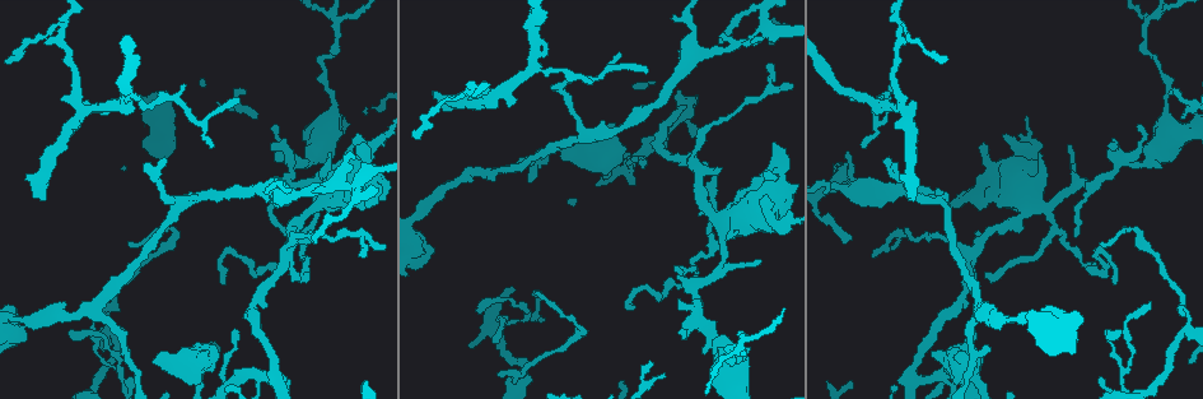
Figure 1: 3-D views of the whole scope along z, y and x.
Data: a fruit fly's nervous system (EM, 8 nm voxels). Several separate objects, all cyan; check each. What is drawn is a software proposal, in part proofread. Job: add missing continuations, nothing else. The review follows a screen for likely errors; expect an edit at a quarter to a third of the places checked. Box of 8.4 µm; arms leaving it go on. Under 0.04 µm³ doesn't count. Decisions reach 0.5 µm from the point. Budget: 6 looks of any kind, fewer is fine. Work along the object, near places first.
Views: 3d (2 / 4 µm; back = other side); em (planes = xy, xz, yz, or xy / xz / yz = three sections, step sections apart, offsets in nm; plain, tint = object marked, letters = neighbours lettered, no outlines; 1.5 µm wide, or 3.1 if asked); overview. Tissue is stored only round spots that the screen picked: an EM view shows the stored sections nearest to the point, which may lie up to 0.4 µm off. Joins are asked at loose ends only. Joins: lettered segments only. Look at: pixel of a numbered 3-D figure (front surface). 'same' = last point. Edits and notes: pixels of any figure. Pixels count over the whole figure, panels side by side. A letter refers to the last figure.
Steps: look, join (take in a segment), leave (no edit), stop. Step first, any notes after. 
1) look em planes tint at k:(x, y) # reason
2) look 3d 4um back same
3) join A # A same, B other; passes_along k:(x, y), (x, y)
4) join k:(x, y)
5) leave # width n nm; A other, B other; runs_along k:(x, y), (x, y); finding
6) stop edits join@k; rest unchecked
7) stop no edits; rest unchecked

look em xy step 4 letters at 1:(616, 56) # branch stops here

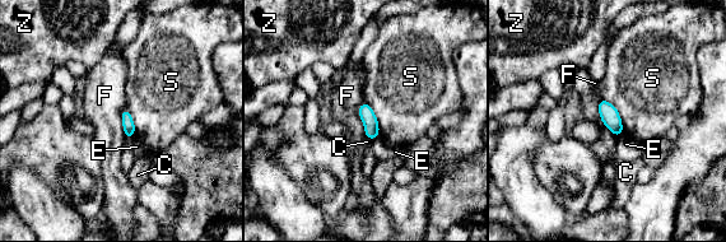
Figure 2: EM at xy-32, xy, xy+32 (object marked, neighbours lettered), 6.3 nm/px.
look em yz step 8 letters same

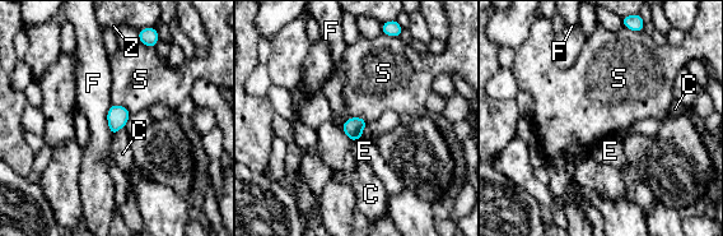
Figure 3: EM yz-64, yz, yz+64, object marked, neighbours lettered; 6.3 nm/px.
leave # longest_contact F 200 nm; C other, E other, F other, S other, Z other; border 3:(111, 105), (107, 125), (112, 137); none of them fits

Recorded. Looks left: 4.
look 3d 2um at 1:(1101, 244) # long arm stops here

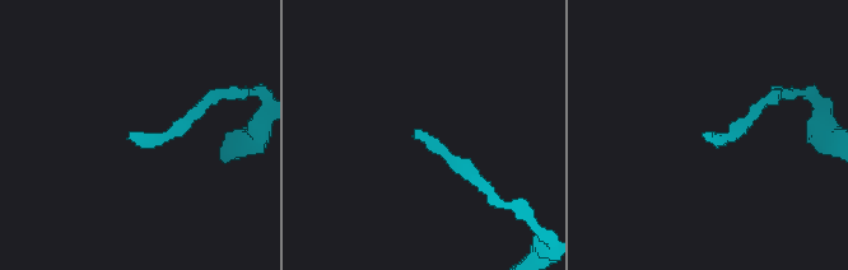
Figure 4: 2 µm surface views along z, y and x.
look em xy step 4 letters at 4:(703, 134) # need the tissue

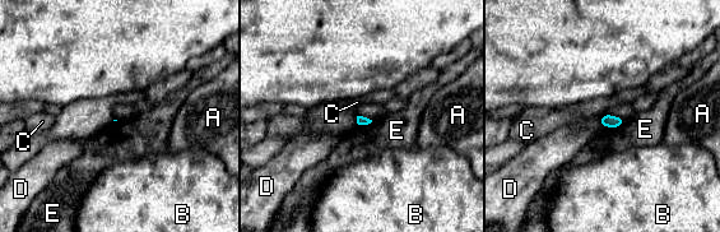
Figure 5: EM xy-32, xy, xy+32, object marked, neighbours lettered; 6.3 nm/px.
leave # longest_contact E 160 nm; A other, B other, C other, D other, E other; border 5:(626, 121), (618, 126), (602, 126); no lettered segment goes on from it

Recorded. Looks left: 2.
look em planes letters at 1:(991, 348) # thin end

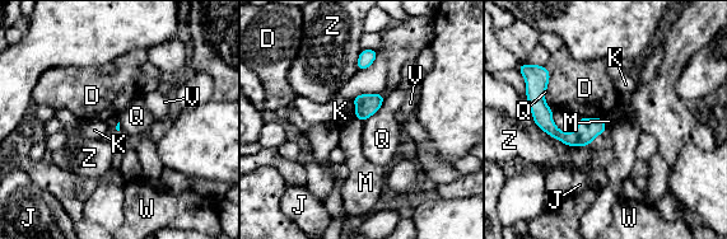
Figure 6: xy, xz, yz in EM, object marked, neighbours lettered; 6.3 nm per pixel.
leave # longest_contact Z 380 nm; D other, J other, K other, M other, Q other, V other, W other, Z other; border 6:(355, 117), (363, 121); none of them fits

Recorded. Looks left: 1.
stop no edits; rest unchecked

